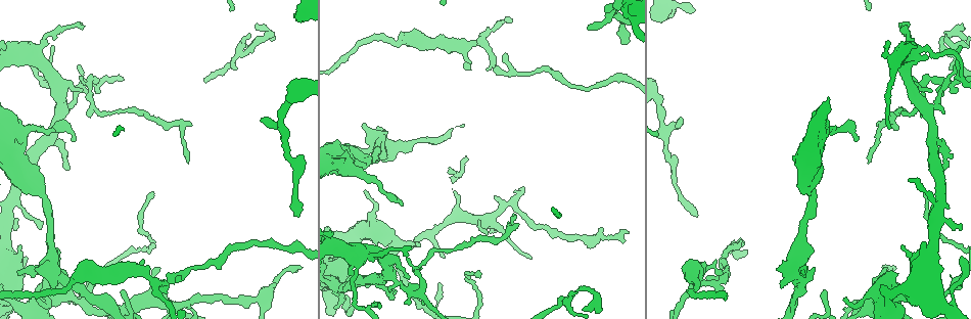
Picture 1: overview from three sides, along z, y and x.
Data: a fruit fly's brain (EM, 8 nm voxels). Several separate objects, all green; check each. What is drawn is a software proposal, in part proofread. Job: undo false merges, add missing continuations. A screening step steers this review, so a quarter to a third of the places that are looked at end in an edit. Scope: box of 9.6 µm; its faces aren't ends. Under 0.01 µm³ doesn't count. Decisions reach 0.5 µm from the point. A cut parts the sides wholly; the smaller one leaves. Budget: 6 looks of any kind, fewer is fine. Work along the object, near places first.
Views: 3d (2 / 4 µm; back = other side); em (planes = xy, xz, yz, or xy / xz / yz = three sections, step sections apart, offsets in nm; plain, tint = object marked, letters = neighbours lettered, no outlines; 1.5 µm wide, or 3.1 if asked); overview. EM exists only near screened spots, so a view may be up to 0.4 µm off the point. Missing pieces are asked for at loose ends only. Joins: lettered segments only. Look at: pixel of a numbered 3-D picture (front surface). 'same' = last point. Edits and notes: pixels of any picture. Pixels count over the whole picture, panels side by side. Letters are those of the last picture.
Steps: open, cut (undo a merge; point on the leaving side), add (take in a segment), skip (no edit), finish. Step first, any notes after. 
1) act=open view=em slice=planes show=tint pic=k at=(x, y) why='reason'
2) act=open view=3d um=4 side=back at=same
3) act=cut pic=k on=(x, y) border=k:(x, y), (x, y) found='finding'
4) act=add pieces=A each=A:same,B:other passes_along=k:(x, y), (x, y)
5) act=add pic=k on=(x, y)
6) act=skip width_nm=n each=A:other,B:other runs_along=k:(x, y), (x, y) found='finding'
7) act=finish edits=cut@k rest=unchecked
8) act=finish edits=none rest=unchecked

act=open view=3d um=4 side=back pic=1 at=(38, 301) why='tapers out'

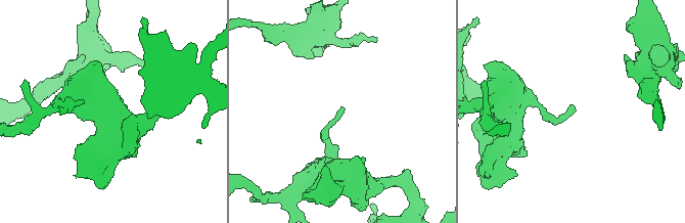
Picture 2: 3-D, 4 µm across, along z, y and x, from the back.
act=open view=em slice=planes show=plain pic=2 at=(572, 110)

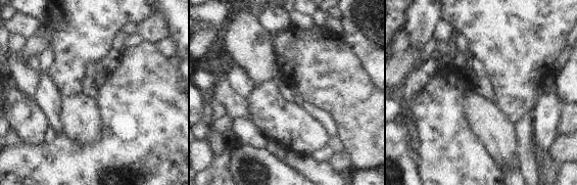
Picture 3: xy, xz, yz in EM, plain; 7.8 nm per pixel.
act=open view=em slice=planes show=letters at=same why='see the neighbours'

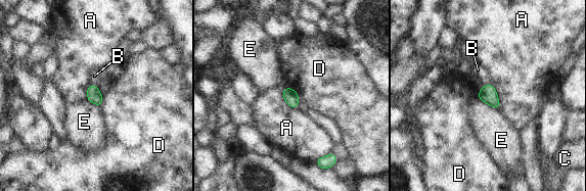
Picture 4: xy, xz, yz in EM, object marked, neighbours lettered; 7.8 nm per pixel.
act=add pieces=B each=A:other,B:same,C:other,D:other,E:other passes_along=4:(488, 94), (488, 84), (478, 69) found='it goes on there'

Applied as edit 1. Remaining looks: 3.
act=open view=overview

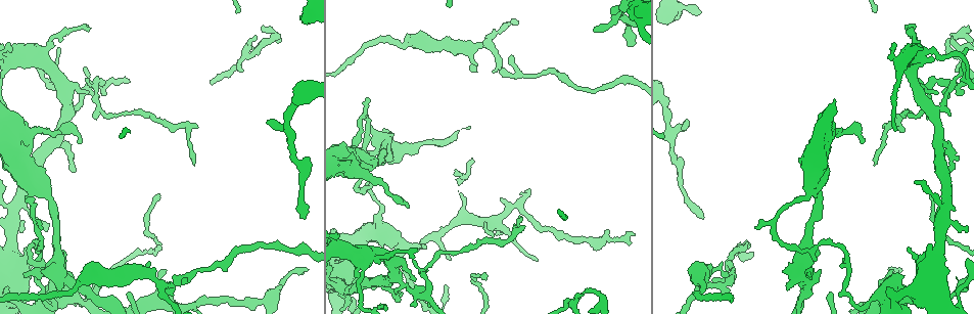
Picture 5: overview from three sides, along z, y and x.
act=open view=em slice=planes show=letters pic=5 at=(951, 83) why='branch point'

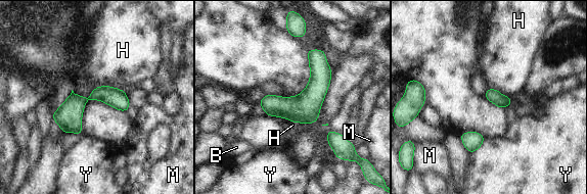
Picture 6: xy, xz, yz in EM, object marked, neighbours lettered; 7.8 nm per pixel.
act=skip each=B:other,H:other,M:other,Y:other runs_along=6:(321, 53), (318, 85), (269, 112) found='continuous, no second neuron'

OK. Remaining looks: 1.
act=finish edits=add@4 rest=unchecked

